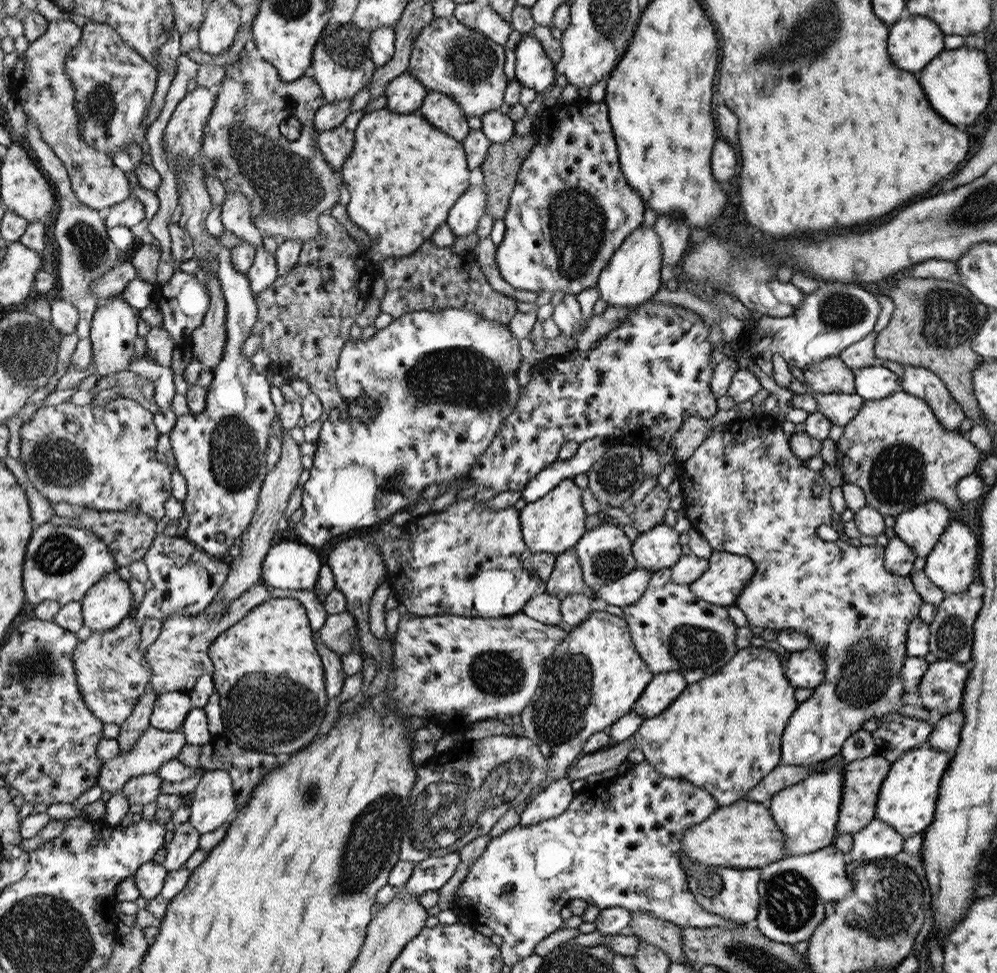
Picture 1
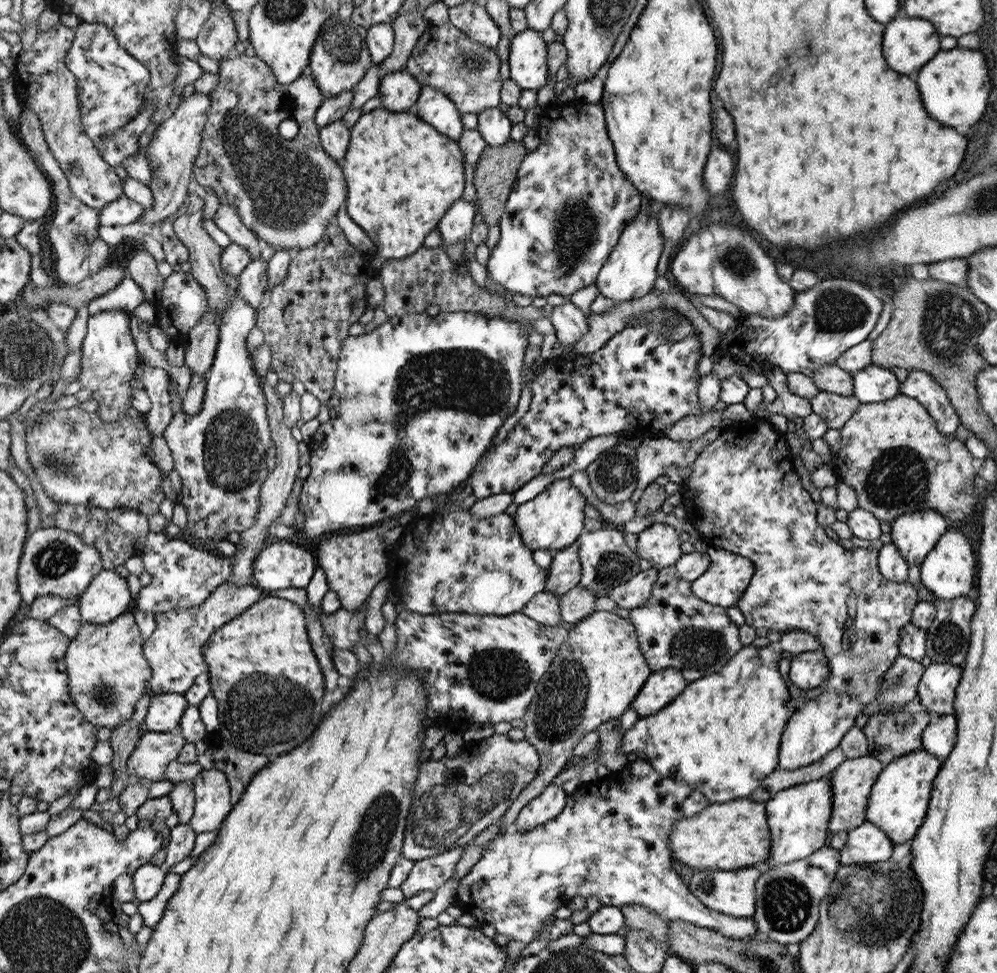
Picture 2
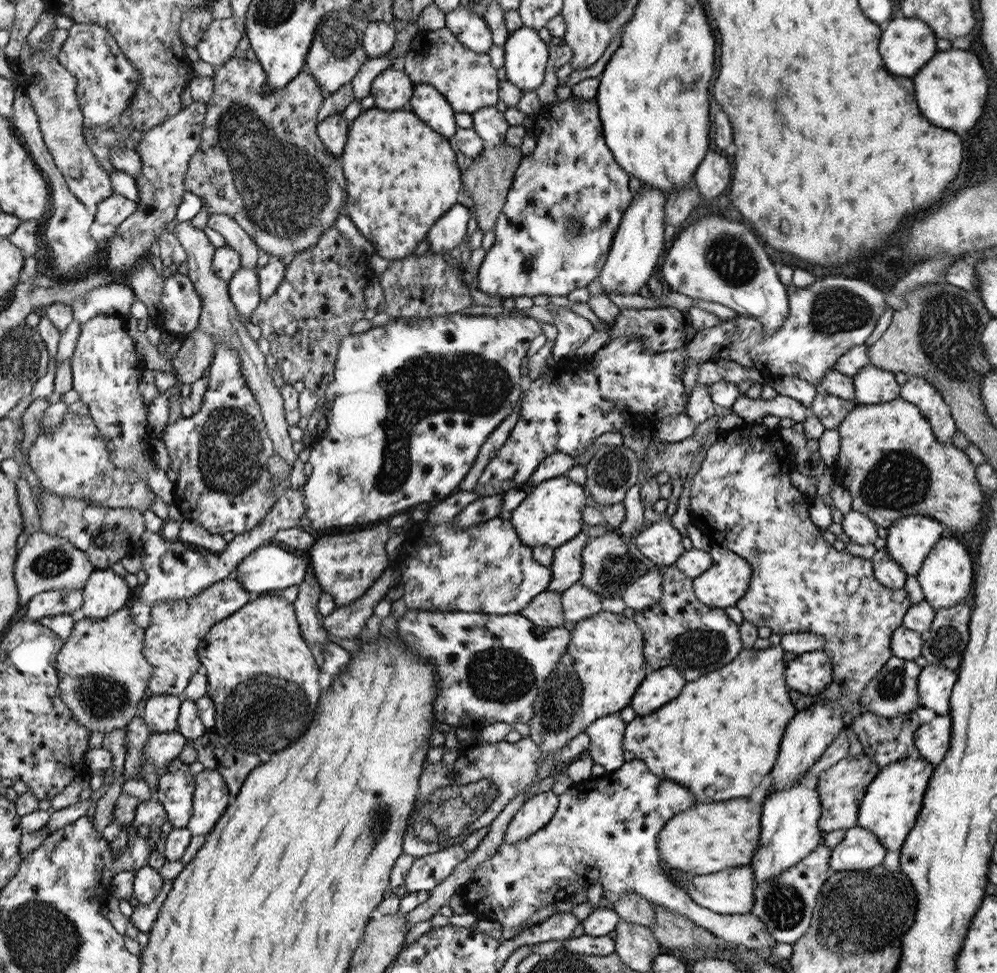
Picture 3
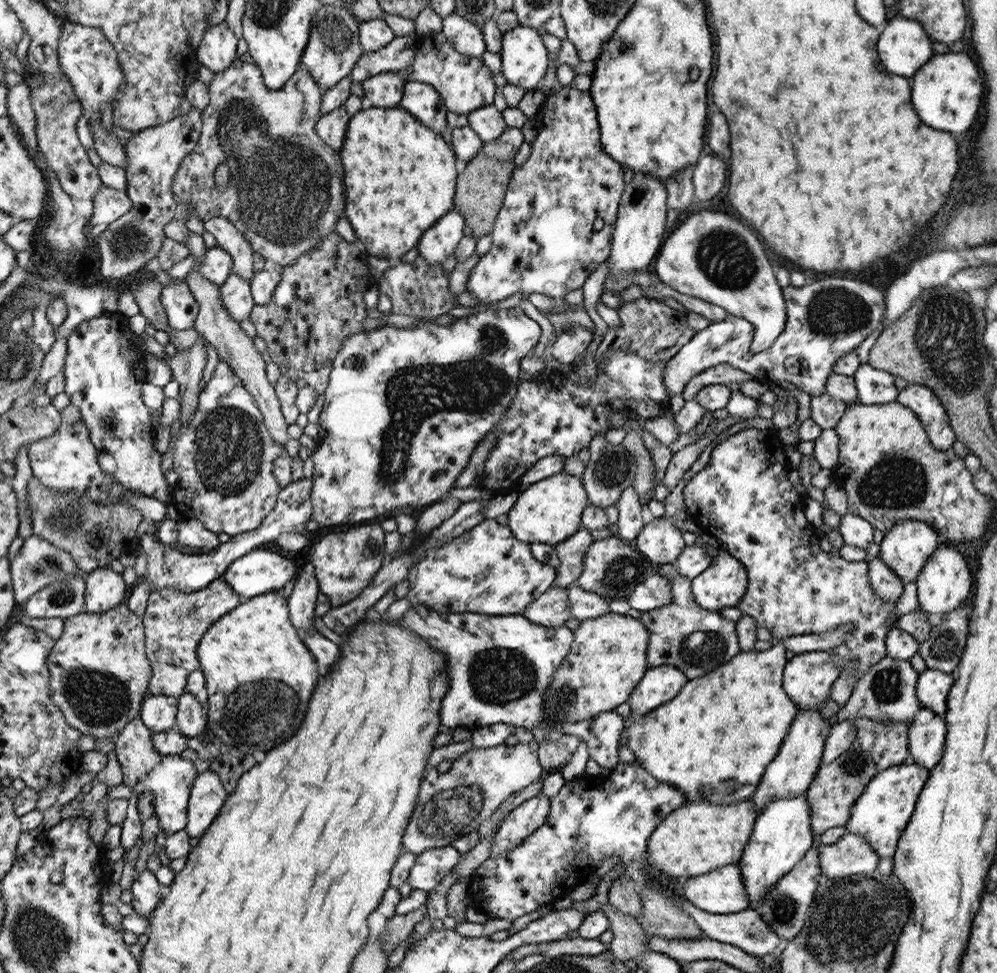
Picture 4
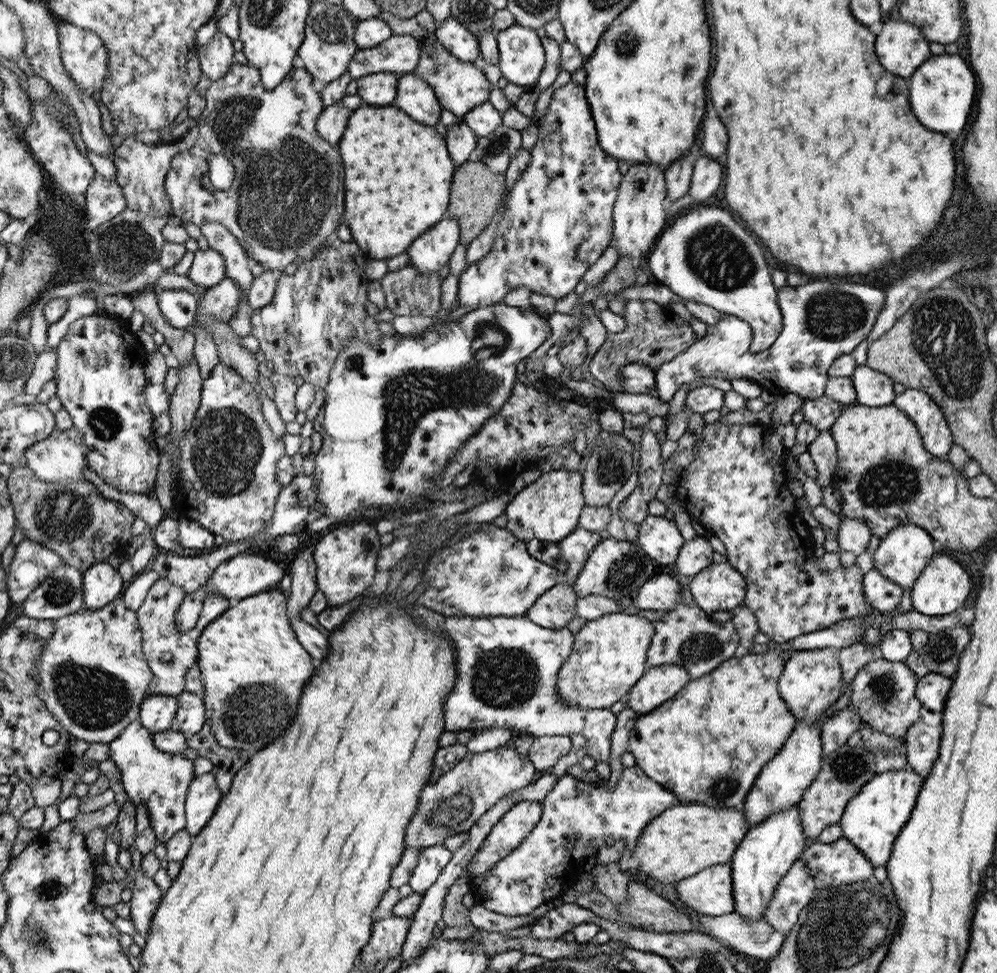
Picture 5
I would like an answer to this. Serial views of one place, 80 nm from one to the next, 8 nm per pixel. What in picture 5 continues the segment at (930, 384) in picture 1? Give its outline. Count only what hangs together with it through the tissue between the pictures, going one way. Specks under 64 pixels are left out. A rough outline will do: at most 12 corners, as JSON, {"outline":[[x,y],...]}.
{"outline":[[908,388],[893,405],[914,421],[926,452],[945,459],[953,436],[940,407]]}

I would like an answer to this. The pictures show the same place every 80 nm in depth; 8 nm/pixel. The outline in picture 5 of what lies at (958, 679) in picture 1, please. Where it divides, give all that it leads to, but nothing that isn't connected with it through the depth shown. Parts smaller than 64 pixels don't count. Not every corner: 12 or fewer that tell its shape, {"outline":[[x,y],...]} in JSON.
{"outline":[[929,672],[917,682],[916,698],[942,712],[951,677]]}

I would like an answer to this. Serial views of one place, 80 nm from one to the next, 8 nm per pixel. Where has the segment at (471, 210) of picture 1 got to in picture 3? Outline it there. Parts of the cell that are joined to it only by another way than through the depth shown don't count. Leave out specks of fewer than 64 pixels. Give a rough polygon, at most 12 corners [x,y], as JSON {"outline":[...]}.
{"outline":[[450,208],[425,238],[440,254],[460,247],[466,236],[469,208]]}

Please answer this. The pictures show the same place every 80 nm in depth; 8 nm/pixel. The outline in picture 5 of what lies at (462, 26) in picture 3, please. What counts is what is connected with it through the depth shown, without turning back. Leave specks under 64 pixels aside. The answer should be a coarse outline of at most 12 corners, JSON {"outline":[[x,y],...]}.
{"outline":[[450,16],[434,32],[462,62],[480,55],[479,41],[465,23]]}

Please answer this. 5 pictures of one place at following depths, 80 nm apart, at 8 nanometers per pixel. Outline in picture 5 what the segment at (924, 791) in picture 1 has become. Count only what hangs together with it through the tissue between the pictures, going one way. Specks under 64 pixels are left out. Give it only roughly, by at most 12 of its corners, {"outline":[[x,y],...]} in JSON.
{"outline":[[912,769],[884,772],[839,822],[843,838],[888,864],[923,783]]}

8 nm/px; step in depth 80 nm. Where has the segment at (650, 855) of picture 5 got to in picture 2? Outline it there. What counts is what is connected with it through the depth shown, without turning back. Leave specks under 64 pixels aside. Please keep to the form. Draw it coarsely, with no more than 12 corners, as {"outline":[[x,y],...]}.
{"outline":[[712,804],[680,820],[672,857],[696,871],[772,856],[765,804]]}

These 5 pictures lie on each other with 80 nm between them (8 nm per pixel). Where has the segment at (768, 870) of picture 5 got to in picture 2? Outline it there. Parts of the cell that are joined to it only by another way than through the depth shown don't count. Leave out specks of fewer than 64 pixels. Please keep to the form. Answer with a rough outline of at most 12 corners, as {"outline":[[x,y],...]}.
{"outline":[[833,780],[789,787],[765,808],[766,867],[827,846]]}

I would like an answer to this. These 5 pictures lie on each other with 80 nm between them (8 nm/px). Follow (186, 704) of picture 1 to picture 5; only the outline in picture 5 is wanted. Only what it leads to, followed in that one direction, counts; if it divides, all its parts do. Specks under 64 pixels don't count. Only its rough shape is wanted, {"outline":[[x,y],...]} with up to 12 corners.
{"outline":[[177,697],[146,698],[139,721],[155,734],[170,729]]}

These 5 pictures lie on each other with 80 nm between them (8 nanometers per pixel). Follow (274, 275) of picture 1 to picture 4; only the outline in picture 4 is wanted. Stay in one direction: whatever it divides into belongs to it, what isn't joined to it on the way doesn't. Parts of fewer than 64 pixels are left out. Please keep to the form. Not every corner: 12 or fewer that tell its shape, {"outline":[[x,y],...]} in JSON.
{"outline":[[232,273],[220,285],[220,299],[240,322],[254,309],[252,286]]}

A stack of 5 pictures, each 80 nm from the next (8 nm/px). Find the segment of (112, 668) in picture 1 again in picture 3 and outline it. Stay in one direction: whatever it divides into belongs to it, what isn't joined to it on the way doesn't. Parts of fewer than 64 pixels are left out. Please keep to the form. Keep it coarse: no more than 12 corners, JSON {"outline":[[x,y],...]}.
{"outline":[[129,607],[75,618],[57,693],[91,733],[125,728],[152,666]]}

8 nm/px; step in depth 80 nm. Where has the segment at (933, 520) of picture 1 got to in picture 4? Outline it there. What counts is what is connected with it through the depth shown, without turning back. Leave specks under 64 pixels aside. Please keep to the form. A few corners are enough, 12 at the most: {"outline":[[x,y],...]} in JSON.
{"outline":[[902,520],[877,556],[903,583],[916,582],[939,547],[933,526]]}

